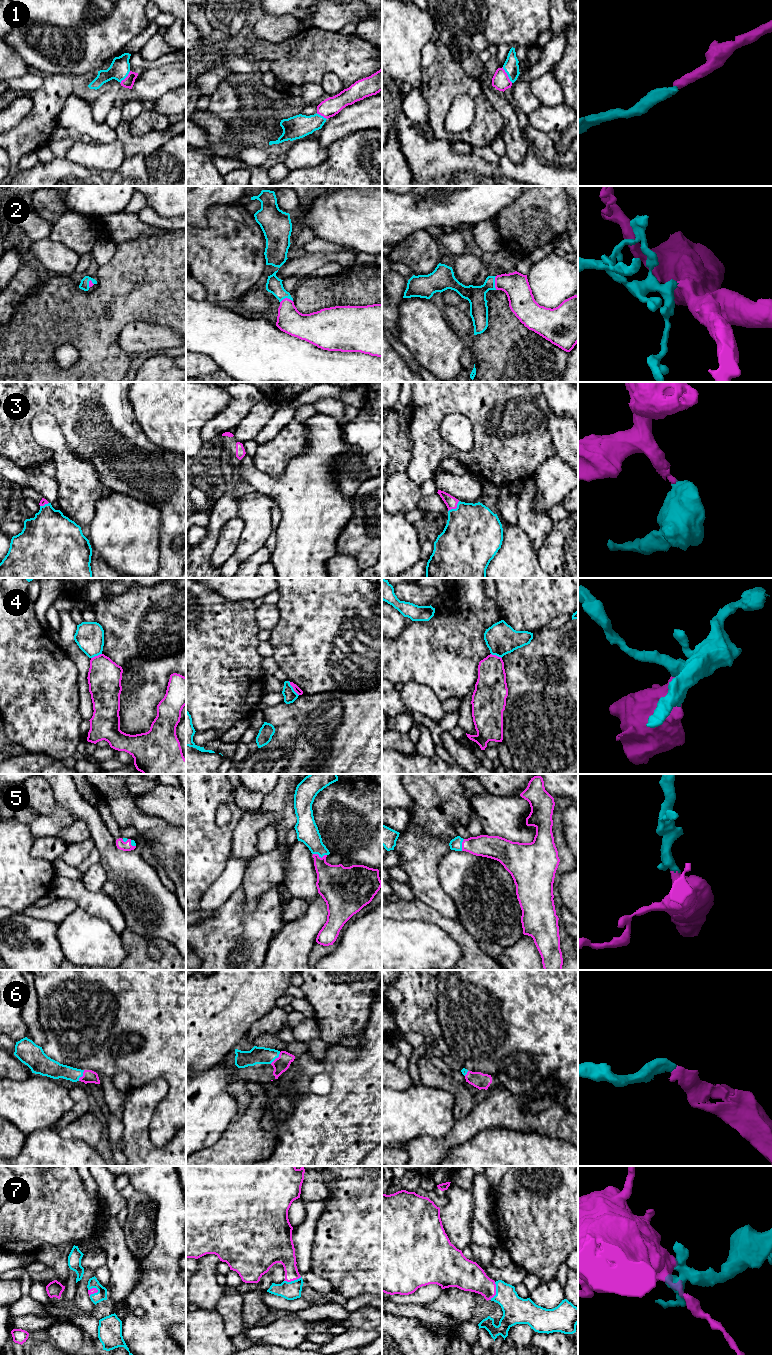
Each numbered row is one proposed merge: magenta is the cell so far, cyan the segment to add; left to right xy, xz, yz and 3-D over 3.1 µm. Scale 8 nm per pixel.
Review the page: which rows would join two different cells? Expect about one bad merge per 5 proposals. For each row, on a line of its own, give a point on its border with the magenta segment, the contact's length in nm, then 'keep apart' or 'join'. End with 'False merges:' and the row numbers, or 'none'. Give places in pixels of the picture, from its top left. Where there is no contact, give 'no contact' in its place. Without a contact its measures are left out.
1: yz (507, 75) | 150 nm | join
2: yz (495, 283) | 110 nm | join
3: yz (455, 508) | 130 nm | join
4: xz (293, 688) | 150 nm | keep apart
5: xz (320, 857) | 110 nm | join
6: xz (276, 1058) | 130 nm | join
7: yz (495, 1291) | 150 nm | join
False merges: 4

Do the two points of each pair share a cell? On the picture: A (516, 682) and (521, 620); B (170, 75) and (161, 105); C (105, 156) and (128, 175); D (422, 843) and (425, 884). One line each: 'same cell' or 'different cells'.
A: different cells
B: different cells
C: different cells
D: same cell

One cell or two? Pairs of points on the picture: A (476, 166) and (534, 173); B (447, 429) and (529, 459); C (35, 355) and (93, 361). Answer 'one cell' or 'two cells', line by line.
A: one cell
B: two cells
C: one cell

